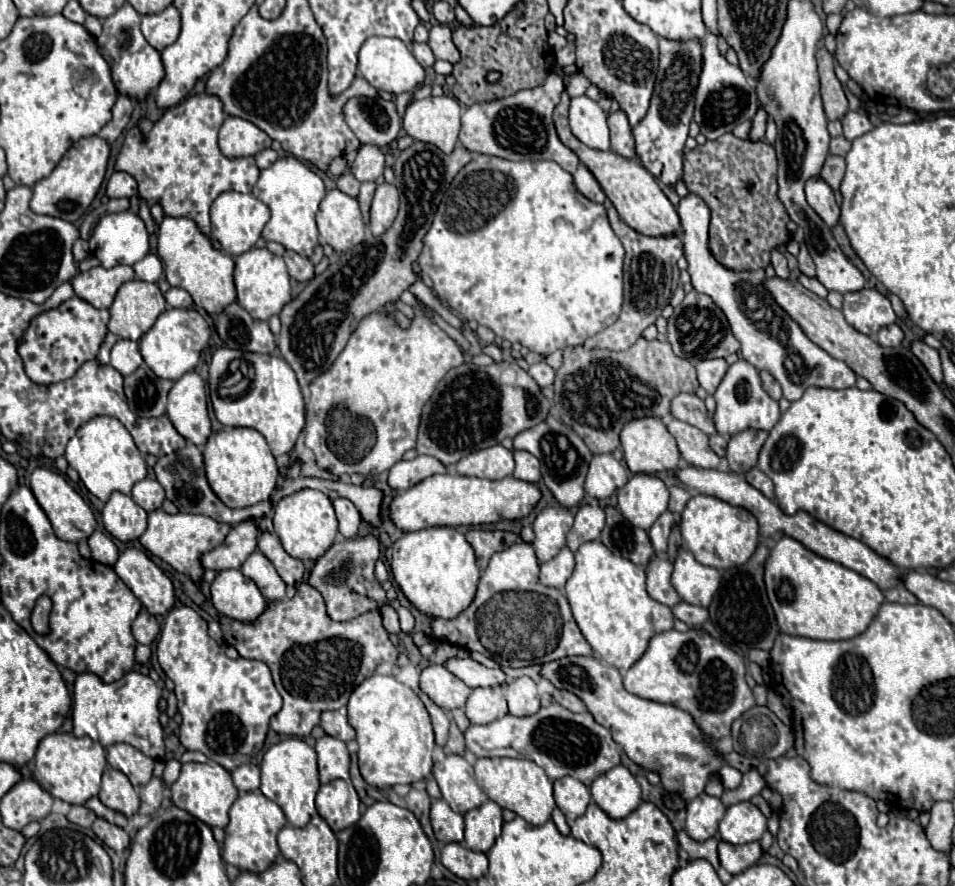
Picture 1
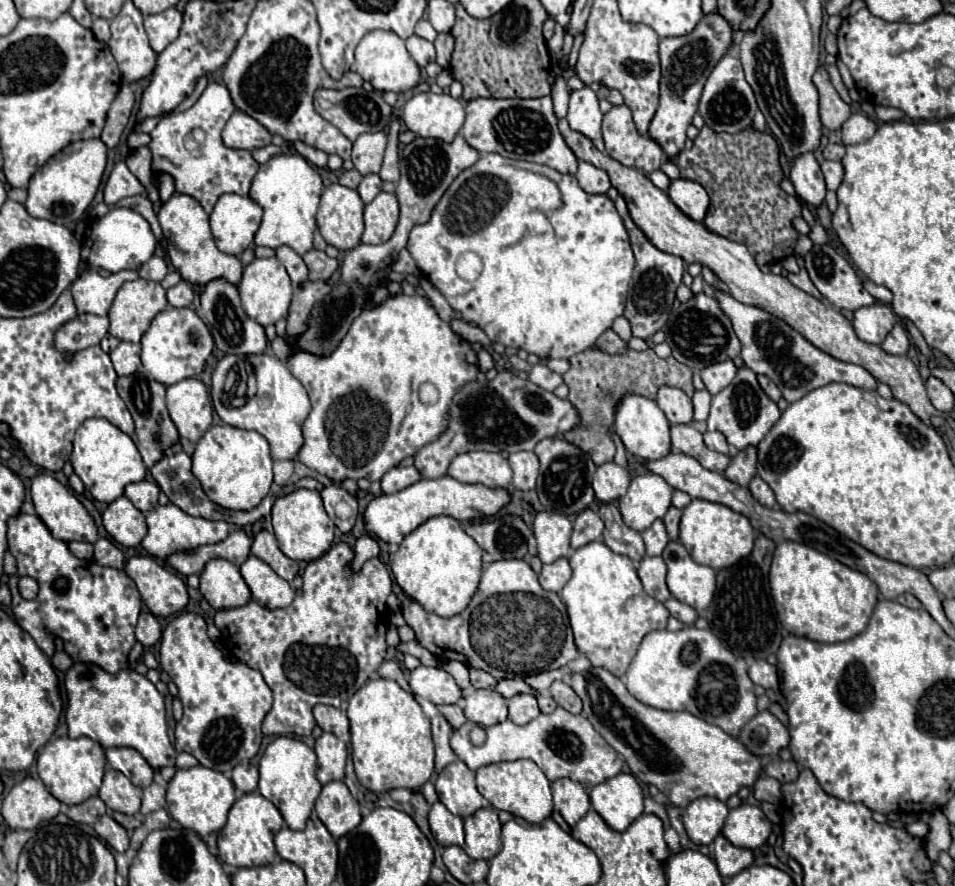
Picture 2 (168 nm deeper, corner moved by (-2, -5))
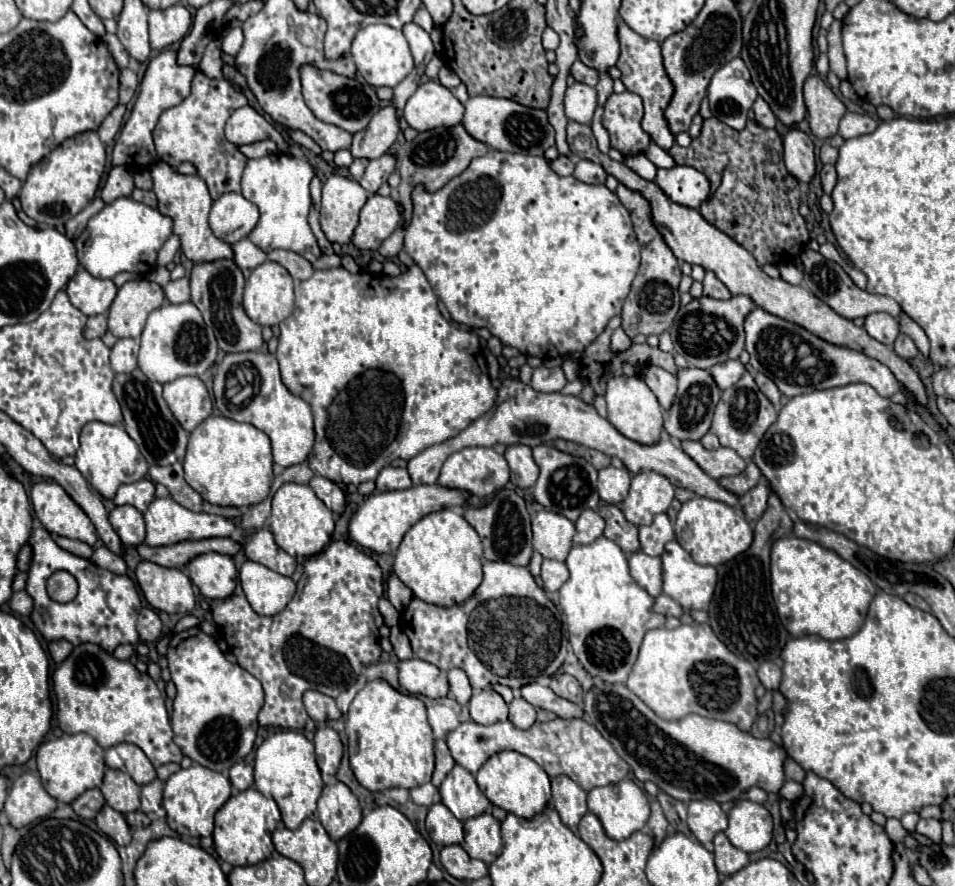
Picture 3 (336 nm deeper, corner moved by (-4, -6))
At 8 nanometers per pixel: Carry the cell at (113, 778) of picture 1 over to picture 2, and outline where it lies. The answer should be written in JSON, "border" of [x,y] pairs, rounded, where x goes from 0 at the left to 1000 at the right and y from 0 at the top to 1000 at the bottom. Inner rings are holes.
{"border":[[[113,866],[109,872],[109,884],[103,900],[115,915],[126,915],[132,920],[142,920],[147,915],[147,891],[140,888],[130,872],[117,866]]]}

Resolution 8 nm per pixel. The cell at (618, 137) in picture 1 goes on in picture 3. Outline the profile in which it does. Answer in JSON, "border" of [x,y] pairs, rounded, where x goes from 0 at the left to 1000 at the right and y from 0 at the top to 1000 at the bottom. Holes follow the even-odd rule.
{"border":[[[641,106],[632,117],[630,140],[639,151],[639,165],[653,176],[674,174],[681,165],[681,153],[670,144],[672,113],[668,106]]]}

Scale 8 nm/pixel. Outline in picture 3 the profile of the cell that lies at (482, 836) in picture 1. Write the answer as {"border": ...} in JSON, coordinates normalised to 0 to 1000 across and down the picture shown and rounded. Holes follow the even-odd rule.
{"border":[[[509,916],[492,923],[486,928],[486,948],[492,968],[501,968],[513,977],[526,962],[524,928]]]}

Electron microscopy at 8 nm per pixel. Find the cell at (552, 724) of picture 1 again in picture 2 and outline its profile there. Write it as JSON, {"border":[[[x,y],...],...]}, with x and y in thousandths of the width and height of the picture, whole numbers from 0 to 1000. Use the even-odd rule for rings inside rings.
{"border":[[[582,798],[580,805],[563,807],[553,818],[540,818],[534,812],[528,816],[515,818],[509,823],[511,834],[507,841],[498,843],[492,839],[492,823],[496,818],[490,814],[482,823],[473,827],[471,843],[477,850],[480,857],[484,857],[494,870],[521,861],[521,859],[538,859],[538,857],[555,857],[559,859],[574,877],[574,881],[582,881],[588,877],[595,877],[599,881],[605,881],[614,893],[620,893],[620,888],[632,884],[635,879],[647,875],[651,870],[651,857],[647,850],[632,836],[632,832],[618,818],[618,814],[612,807],[599,807],[591,798]]]}

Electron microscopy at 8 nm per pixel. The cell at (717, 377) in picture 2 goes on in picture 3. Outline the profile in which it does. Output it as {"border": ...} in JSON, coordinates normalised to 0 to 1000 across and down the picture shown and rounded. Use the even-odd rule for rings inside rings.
{"border":[[[760,406],[758,411],[750,411],[748,415],[743,415],[743,422],[746,422],[750,436],[754,440],[760,440],[775,429],[779,418],[781,415],[775,411],[775,406]]]}

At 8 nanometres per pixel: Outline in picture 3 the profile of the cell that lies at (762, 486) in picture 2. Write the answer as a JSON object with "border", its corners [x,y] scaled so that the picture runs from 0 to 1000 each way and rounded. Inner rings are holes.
{"border":[[[798,542],[794,549],[790,549],[785,555],[781,555],[775,562],[777,573],[779,573],[779,582],[783,587],[794,587],[804,573],[804,562],[806,562],[806,549]]]}

